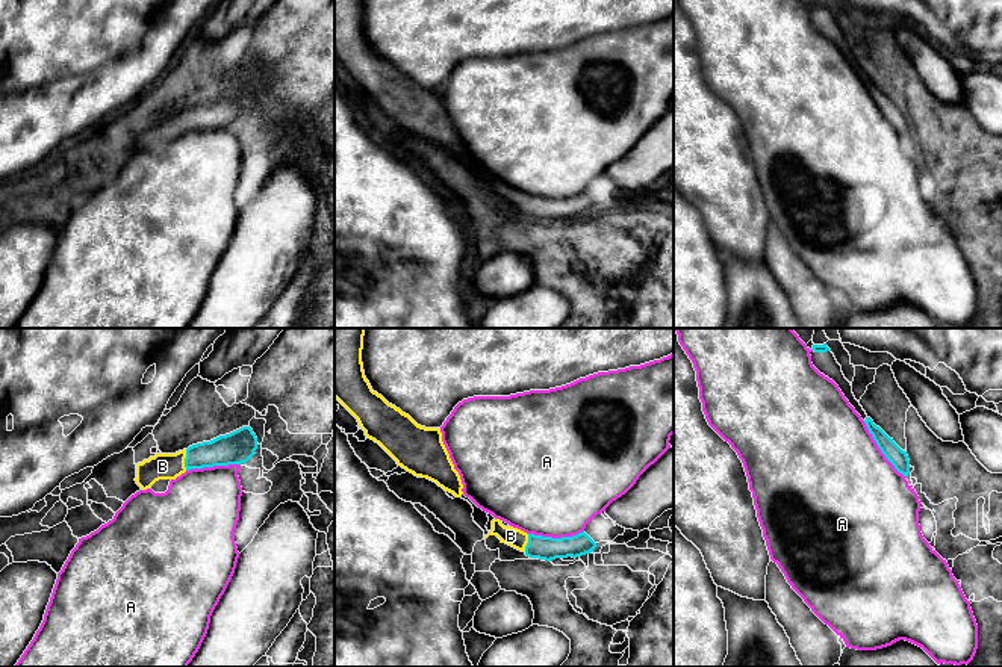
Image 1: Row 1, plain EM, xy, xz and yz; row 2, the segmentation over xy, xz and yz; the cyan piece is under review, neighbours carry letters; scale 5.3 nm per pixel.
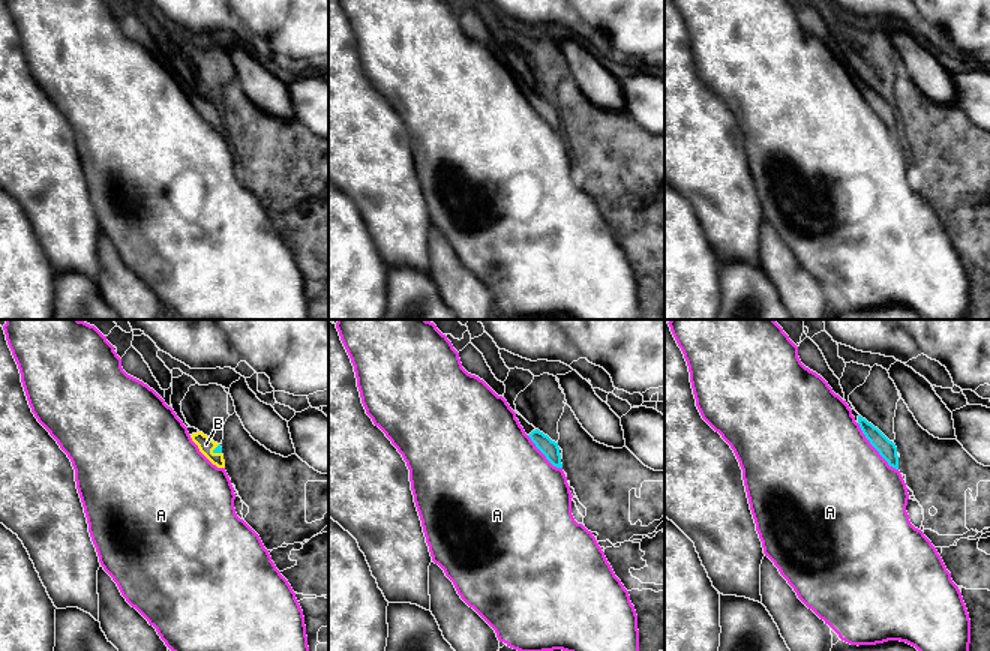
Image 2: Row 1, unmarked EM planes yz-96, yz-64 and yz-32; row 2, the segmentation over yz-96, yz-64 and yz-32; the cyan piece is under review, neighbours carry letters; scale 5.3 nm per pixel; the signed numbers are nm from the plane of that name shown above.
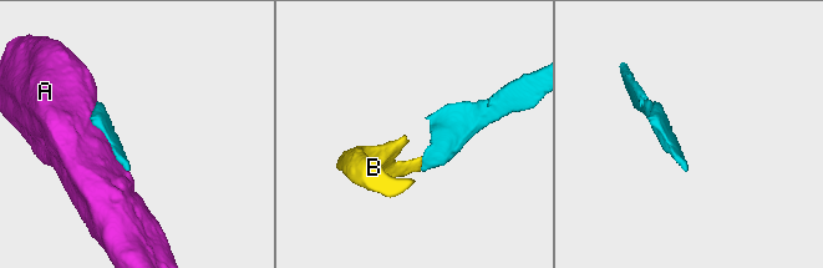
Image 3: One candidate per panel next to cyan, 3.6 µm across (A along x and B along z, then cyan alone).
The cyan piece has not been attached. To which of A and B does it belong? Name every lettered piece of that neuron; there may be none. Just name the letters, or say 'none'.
B

